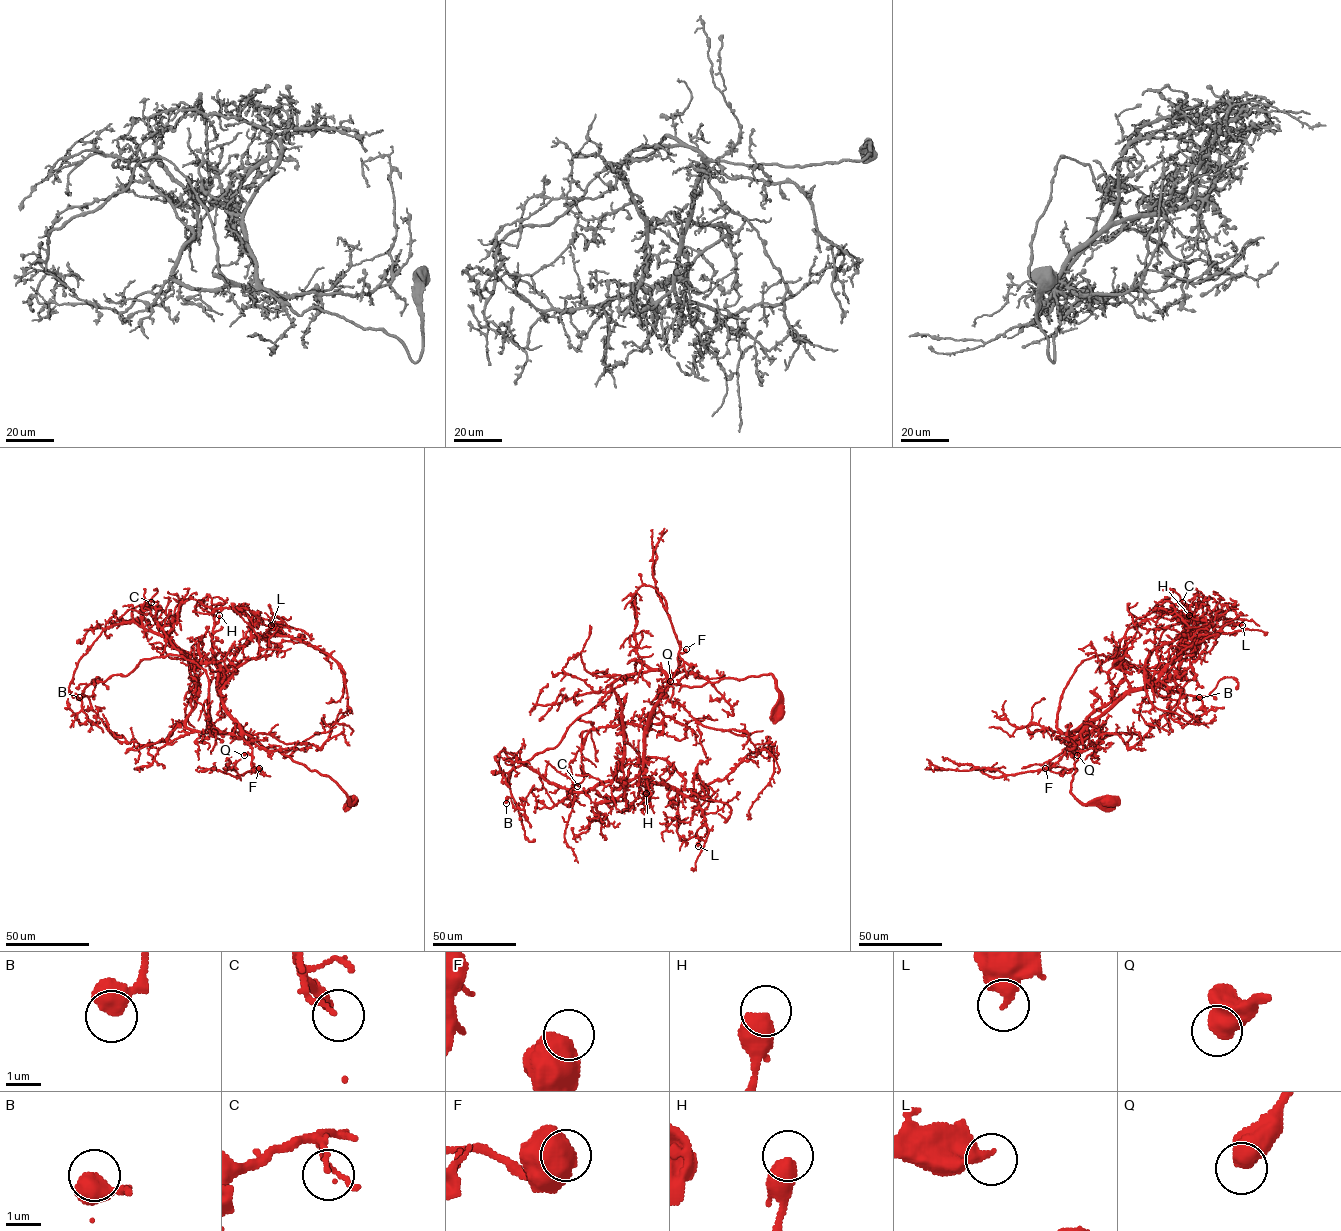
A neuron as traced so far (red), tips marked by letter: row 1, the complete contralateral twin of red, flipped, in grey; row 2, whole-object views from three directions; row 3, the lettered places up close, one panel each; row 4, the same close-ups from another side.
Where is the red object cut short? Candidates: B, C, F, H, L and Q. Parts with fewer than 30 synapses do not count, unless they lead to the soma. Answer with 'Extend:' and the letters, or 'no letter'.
Extend: H

